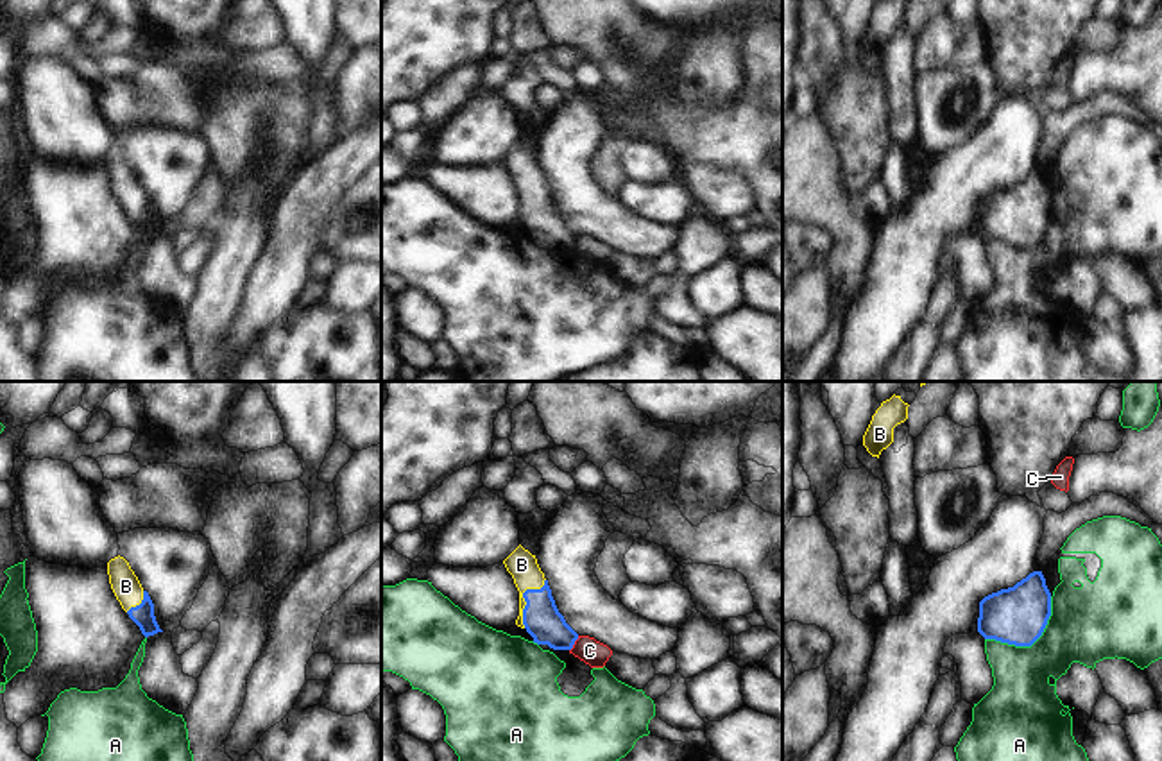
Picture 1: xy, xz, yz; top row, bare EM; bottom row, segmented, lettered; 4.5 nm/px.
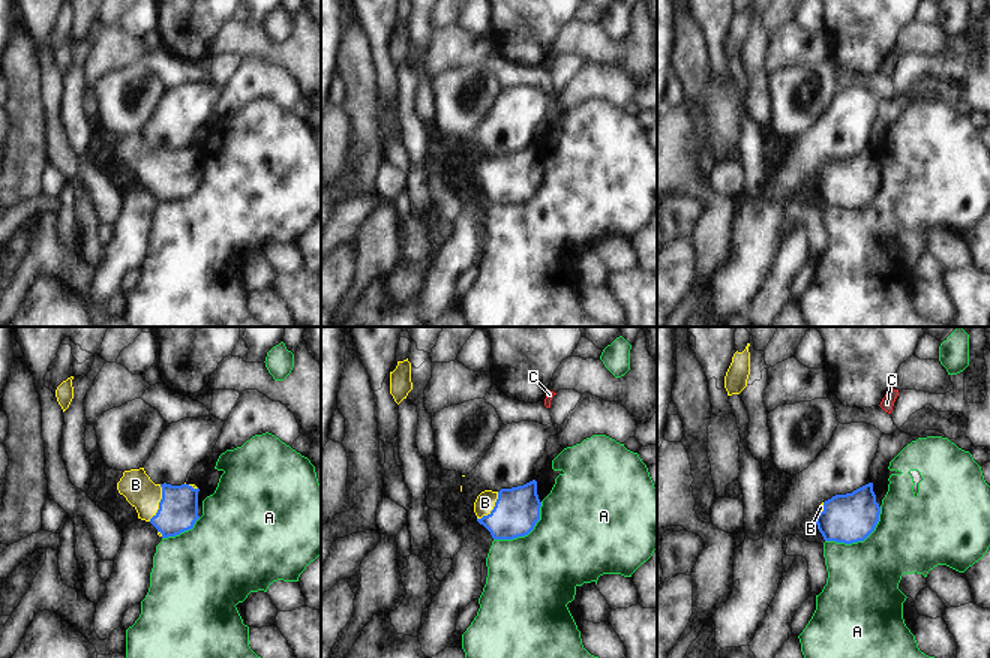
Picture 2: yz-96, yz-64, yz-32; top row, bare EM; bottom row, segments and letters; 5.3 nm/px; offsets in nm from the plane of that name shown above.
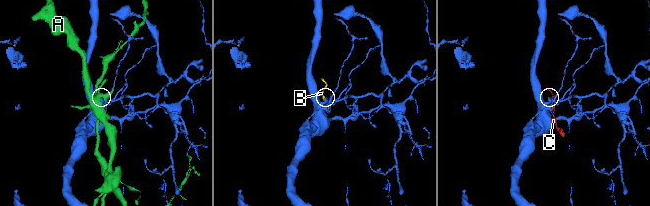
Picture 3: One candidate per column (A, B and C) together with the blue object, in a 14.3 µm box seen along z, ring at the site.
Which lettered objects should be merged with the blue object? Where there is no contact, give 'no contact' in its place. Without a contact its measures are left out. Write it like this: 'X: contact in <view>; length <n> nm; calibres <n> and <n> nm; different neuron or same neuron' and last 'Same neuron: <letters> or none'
A: contact in yz; length 360 nm; calibres 260 and 320 nm; different neuron
B: contact in xz; length 240 nm; calibres 170 and 140 nm; same neuron
C: contact in xz; length 80 nm; calibres 170 and 120 nm; different neuron
Same neuron: B

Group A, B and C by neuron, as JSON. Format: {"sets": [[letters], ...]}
{"sets": [["A"], ["B"], ["C"]]}

